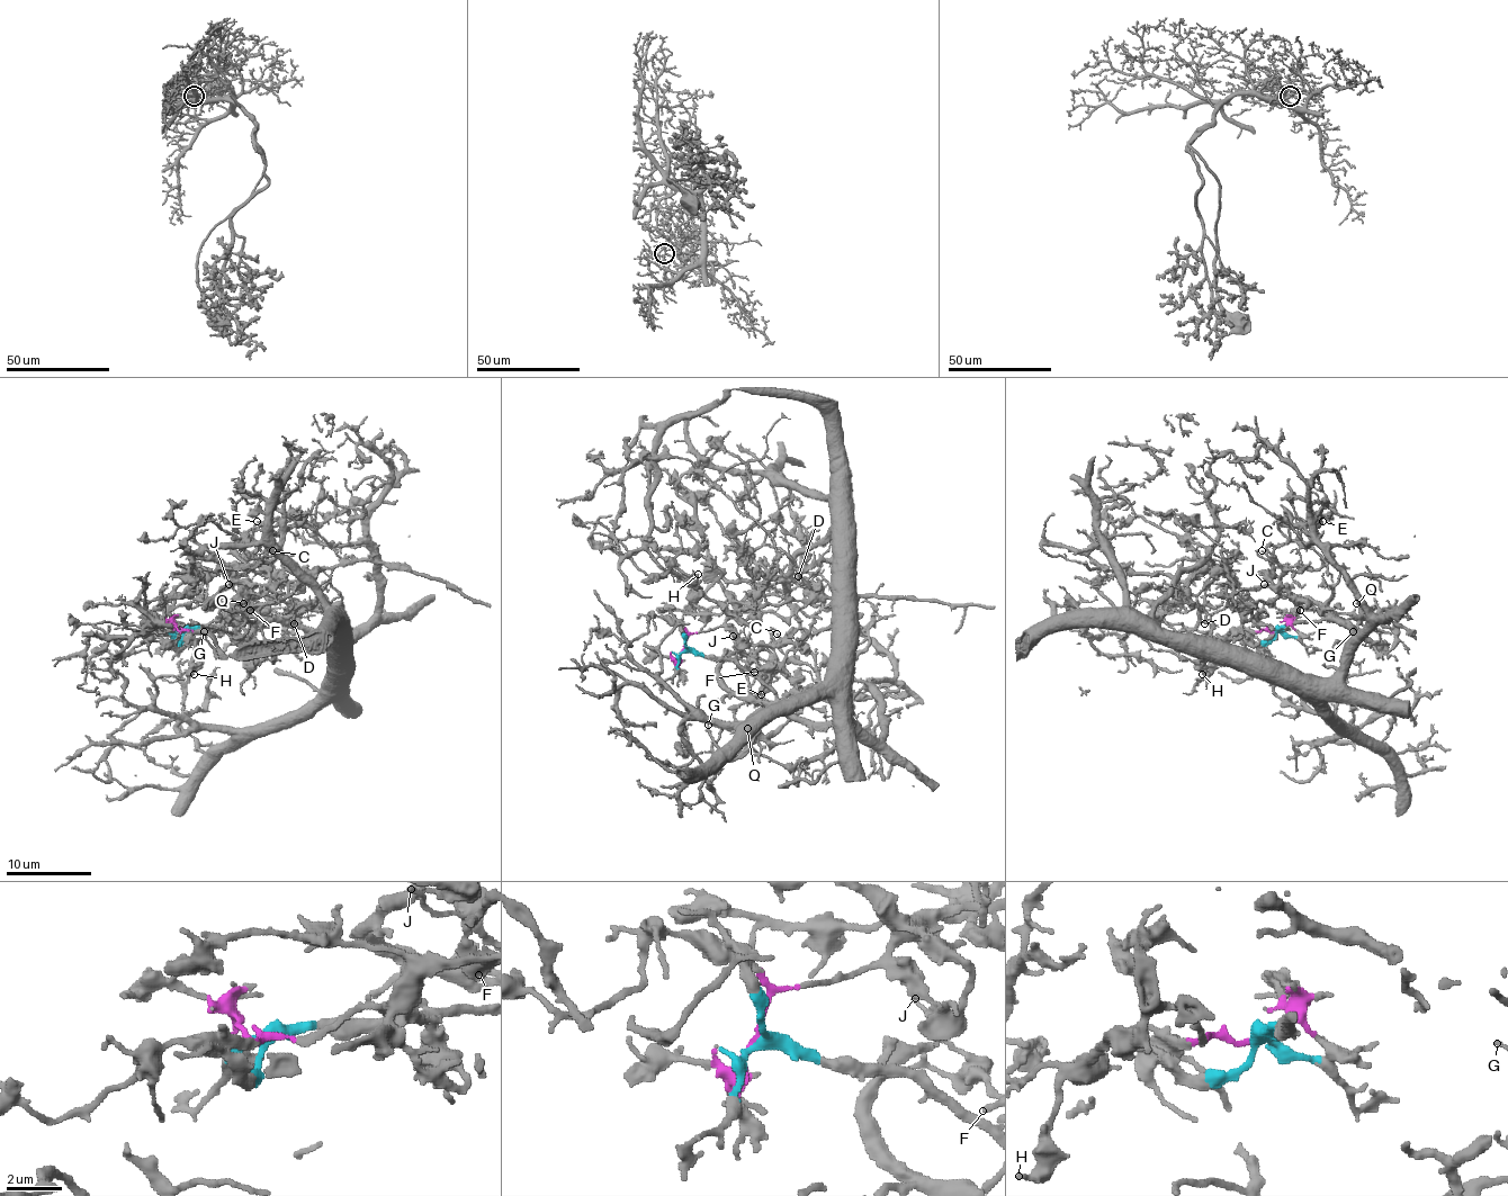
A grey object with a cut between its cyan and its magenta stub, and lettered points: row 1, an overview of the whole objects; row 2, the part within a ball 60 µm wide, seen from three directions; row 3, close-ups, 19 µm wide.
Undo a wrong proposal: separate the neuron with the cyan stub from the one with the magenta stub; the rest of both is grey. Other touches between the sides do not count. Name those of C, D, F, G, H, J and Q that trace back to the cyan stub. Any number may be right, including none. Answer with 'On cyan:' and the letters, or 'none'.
On cyan: G, Q

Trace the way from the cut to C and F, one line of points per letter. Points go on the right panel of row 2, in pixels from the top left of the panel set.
C: (1276, 630), (1259, 630), (1227, 594), (1227, 583), (1231, 578), (1240, 587), (1271, 585), (1273, 568), (1262, 550)
F: (1276, 630), (1259, 630), (1238, 609), (1227, 594), (1227, 570), (1227, 583), (1245, 602), (1285, 596), (1300, 611)

